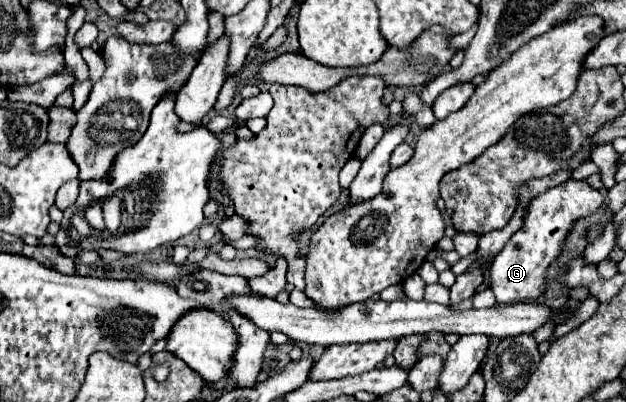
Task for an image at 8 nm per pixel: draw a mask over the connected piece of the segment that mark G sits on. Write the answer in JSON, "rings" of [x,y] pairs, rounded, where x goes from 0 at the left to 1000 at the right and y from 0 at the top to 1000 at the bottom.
{"rings":[[[904,450],[859,485],[843,520],[837,560],[815,590],[805,619],[783,659],[786,709],[796,754],[837,754],[840,744],[859,744],[872,724],[872,669],[901,624],[901,595],[914,575],[914,560],[952,530],[965,510],[965,485],[930,450]]]}

